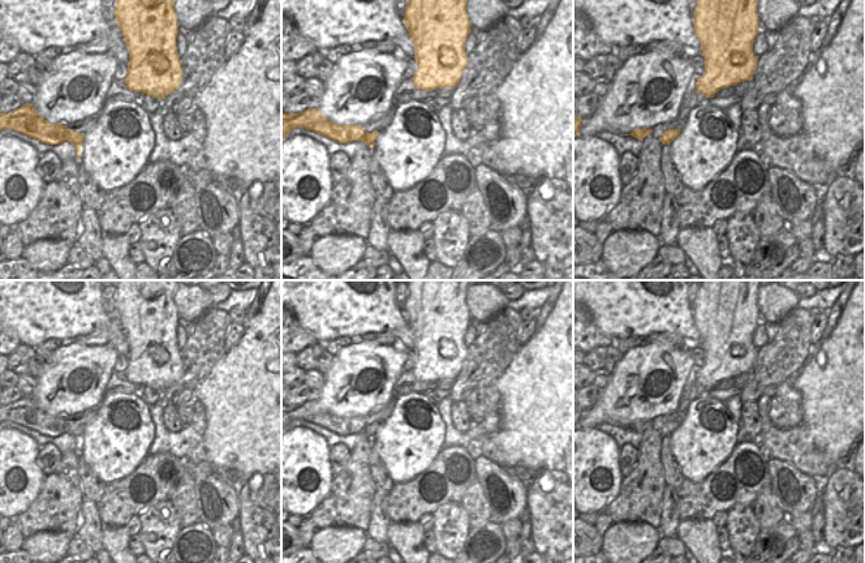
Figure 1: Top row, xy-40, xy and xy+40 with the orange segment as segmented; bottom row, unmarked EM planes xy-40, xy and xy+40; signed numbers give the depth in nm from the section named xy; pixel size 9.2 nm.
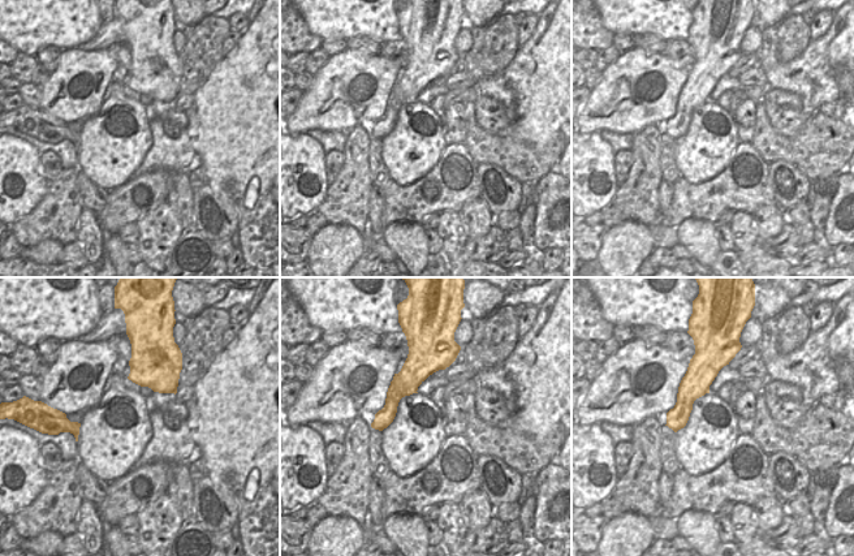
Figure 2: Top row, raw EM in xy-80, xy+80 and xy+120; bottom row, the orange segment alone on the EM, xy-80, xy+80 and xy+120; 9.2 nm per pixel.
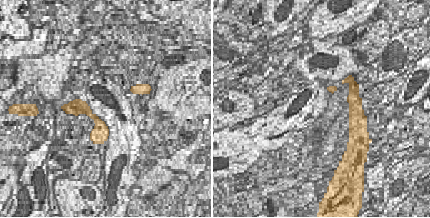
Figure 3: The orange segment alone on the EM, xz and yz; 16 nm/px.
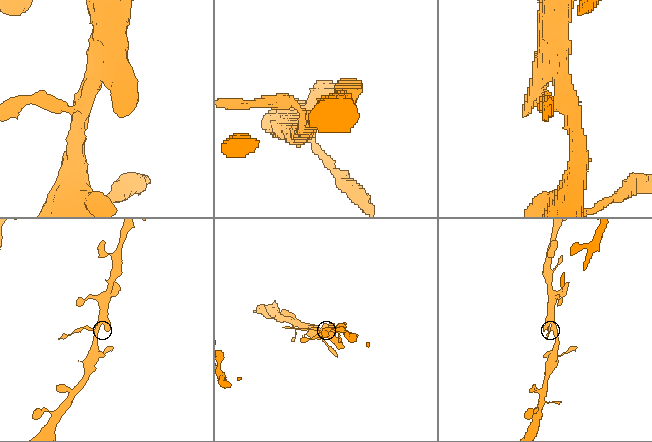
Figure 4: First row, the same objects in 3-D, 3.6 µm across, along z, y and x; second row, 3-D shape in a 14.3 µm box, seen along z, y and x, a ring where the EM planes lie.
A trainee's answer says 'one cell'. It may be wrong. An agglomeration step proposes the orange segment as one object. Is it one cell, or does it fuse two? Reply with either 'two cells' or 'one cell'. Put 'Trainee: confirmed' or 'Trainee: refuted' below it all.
two cells
Trainee: refuted

